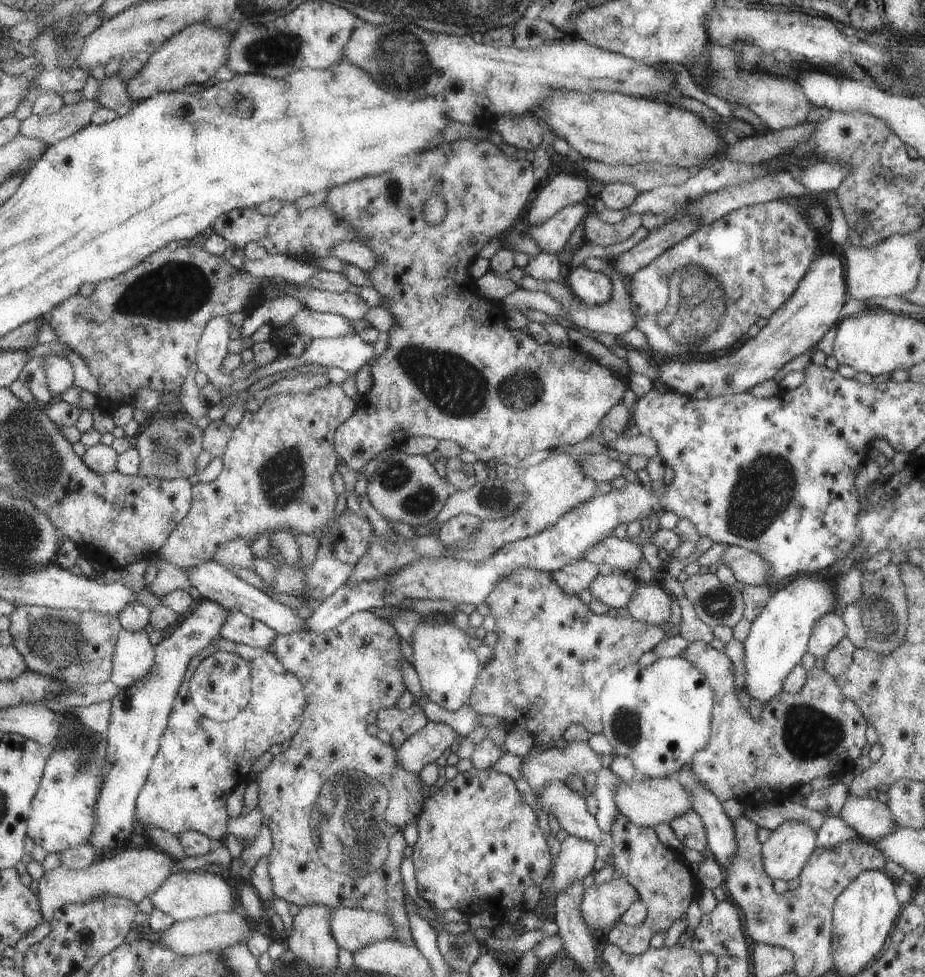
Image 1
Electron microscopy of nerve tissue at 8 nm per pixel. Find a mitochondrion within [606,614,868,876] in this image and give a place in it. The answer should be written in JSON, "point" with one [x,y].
{"point":[809,734]}

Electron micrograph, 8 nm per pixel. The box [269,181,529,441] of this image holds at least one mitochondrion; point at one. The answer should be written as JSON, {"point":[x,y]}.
{"point":[455,386]}

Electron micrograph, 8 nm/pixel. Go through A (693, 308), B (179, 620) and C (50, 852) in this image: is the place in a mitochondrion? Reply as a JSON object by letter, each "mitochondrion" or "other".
{"A":"mitochondrion","B":"other","C":"other"}

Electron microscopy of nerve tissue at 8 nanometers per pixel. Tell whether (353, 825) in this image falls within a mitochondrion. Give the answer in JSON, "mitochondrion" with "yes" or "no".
{"mitochondrion":"yes"}

